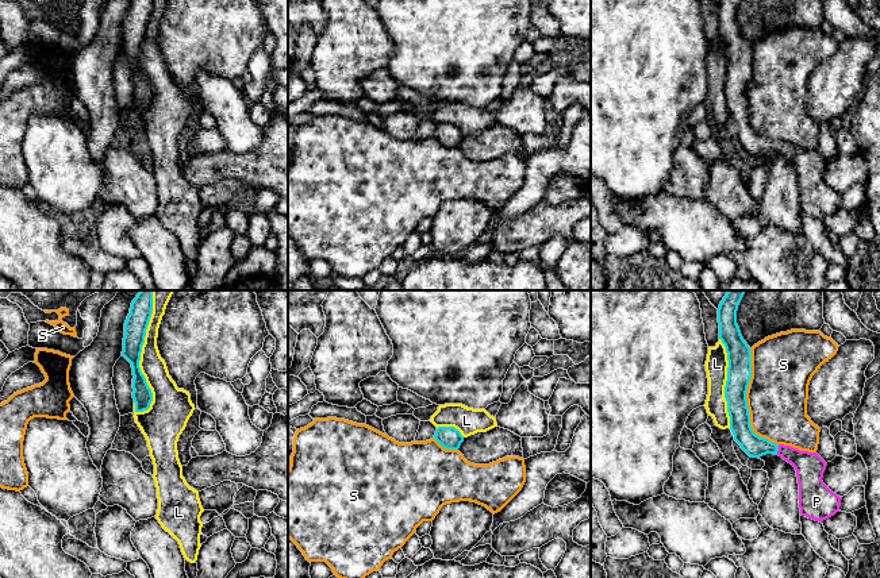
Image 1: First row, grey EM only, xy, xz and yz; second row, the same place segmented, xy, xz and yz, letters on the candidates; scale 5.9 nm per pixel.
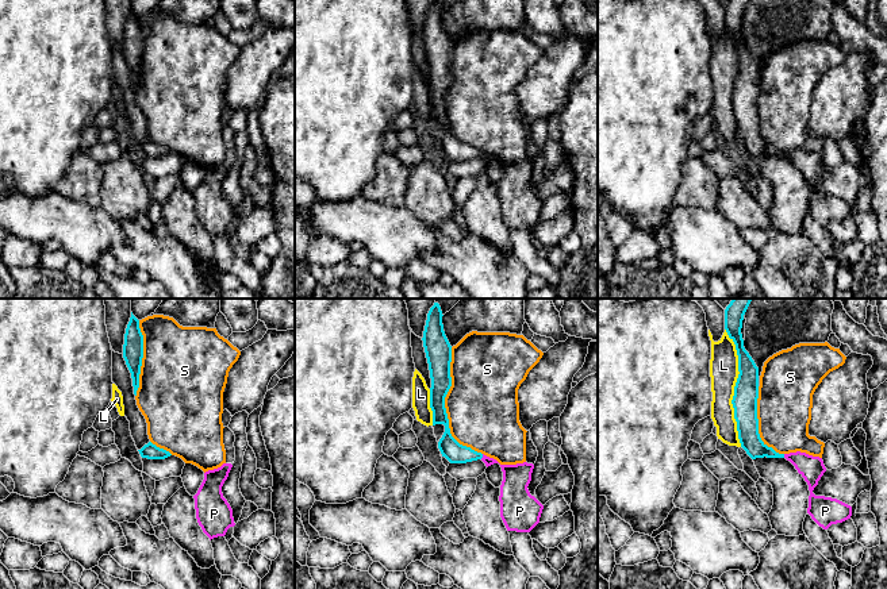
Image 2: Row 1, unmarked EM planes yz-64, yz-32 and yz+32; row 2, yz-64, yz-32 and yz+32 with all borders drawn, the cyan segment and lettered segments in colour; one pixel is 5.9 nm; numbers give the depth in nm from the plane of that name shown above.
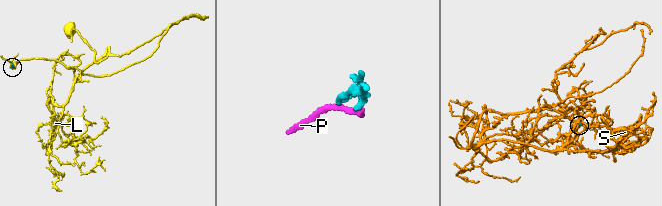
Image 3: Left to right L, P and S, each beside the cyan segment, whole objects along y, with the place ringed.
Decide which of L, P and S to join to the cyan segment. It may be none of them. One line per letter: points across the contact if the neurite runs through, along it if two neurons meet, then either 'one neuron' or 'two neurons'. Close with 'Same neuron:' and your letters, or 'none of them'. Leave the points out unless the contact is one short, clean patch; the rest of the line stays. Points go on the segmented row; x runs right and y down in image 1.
L: two neurons
P: runs through yz (754, 446), (777, 450), (794, 455), (810, 467); one neuron
S: two neurons
Same neuron: P

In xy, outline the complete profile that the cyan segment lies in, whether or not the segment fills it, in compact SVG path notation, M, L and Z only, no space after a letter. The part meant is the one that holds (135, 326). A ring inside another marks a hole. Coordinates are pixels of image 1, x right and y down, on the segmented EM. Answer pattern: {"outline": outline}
{"outline": "M141 290L131 303L130 313L124 323L124 338L122 355L132 367L132 398L135 412L143 412L150 408L153 393L145 375L141 371L139 361L142 346L145 343L146 330L153 313L153 290Z"}

